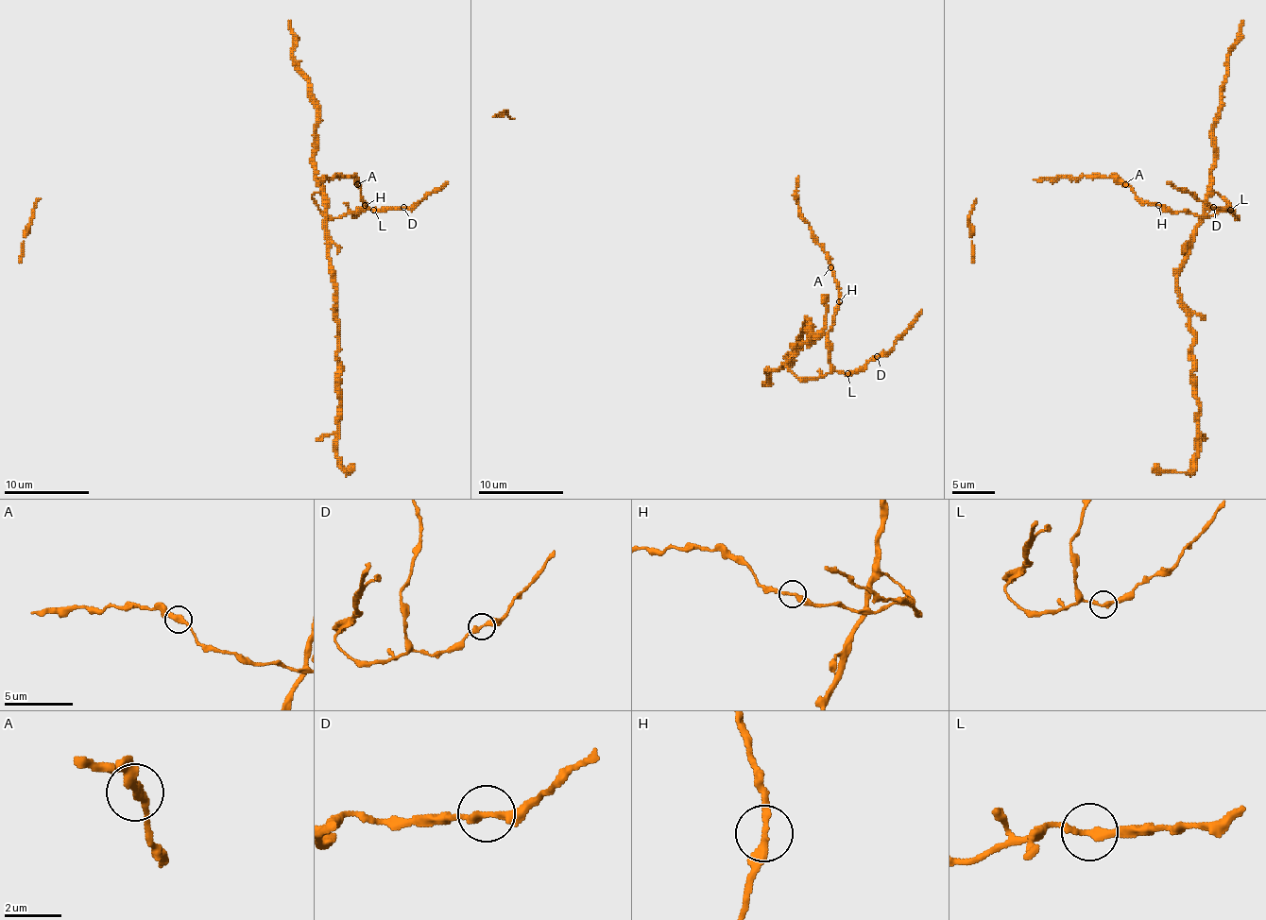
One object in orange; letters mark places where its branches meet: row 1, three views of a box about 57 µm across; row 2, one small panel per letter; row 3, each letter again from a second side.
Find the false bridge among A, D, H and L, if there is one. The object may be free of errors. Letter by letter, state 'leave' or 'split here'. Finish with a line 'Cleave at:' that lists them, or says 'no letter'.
A: leave
D: leave
H: leave
L: leave
Cleave at: no letter

